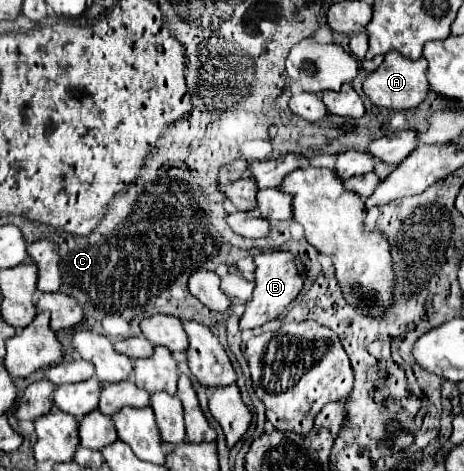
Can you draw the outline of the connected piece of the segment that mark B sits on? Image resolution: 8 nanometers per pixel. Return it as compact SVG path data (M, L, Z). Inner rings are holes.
M273 250L273 252L259 252L255 256L255 292L251 302L247 304L245 314L241 316L241 330L247 328L257 328L263 326L265 322L271 322L275 318L279 318L279 314L297 298L297 294L301 292L305 278L307 278L307 268L297 260L297 256L293 256L287 250Z

